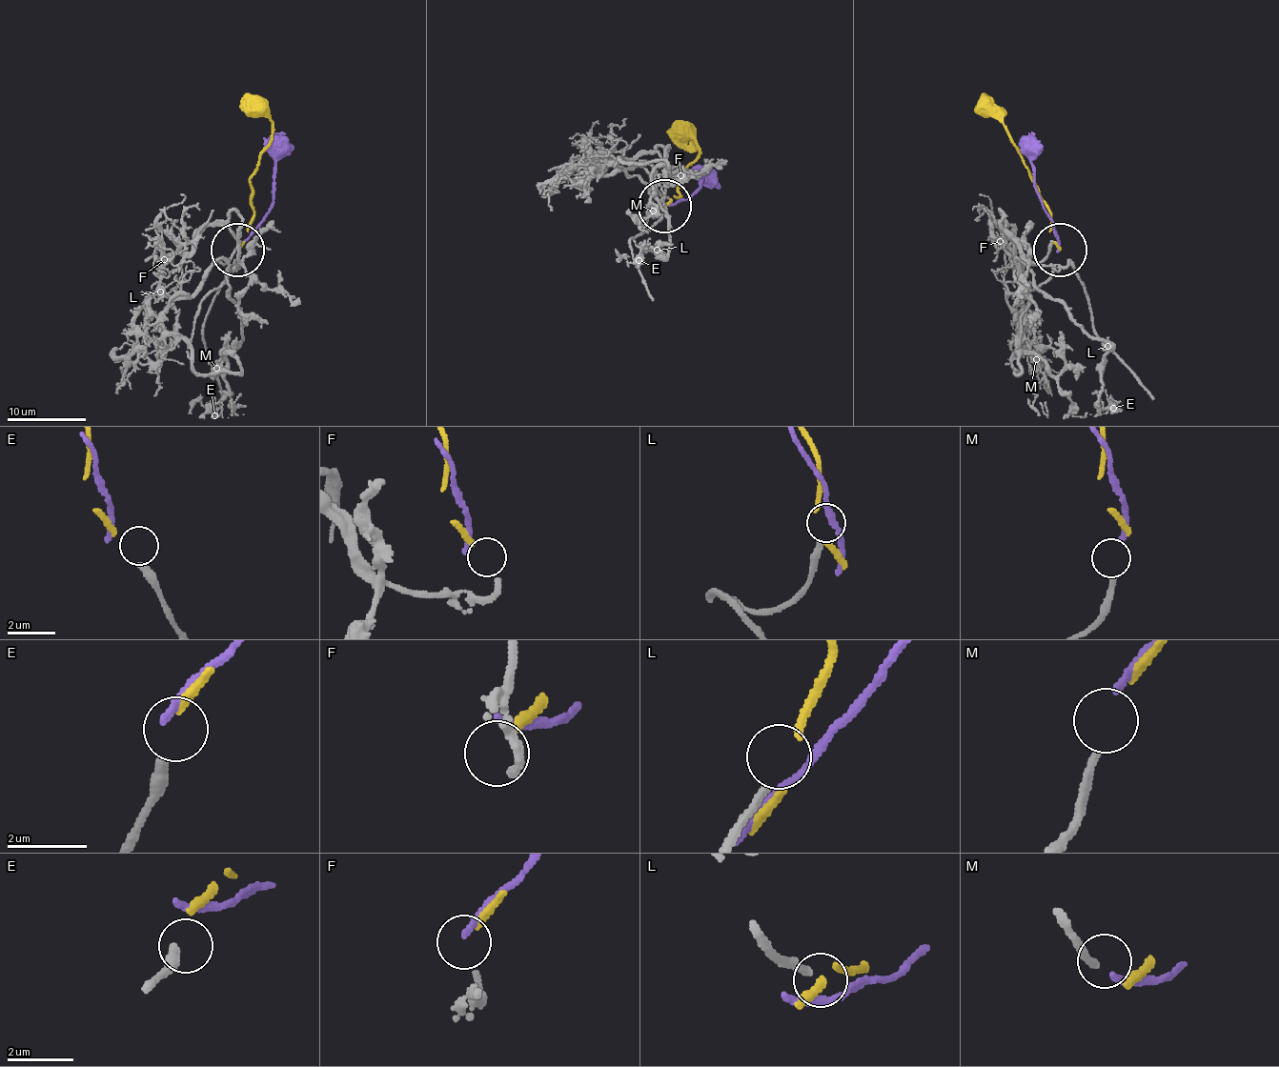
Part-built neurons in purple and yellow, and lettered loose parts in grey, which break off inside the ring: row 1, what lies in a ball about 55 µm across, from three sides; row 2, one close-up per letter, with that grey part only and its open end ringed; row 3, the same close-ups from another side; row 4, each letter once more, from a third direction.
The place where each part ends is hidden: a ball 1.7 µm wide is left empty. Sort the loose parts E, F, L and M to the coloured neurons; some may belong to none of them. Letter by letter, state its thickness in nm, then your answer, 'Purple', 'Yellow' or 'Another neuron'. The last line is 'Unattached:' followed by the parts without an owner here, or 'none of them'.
E: Thickness 360 nm. Another neuron
F: Thickness 220 nm. Yellow
L: Thickness 200 nm. Another neuron
M: Thickness 220 nm. Purple
Unattached: E, L

